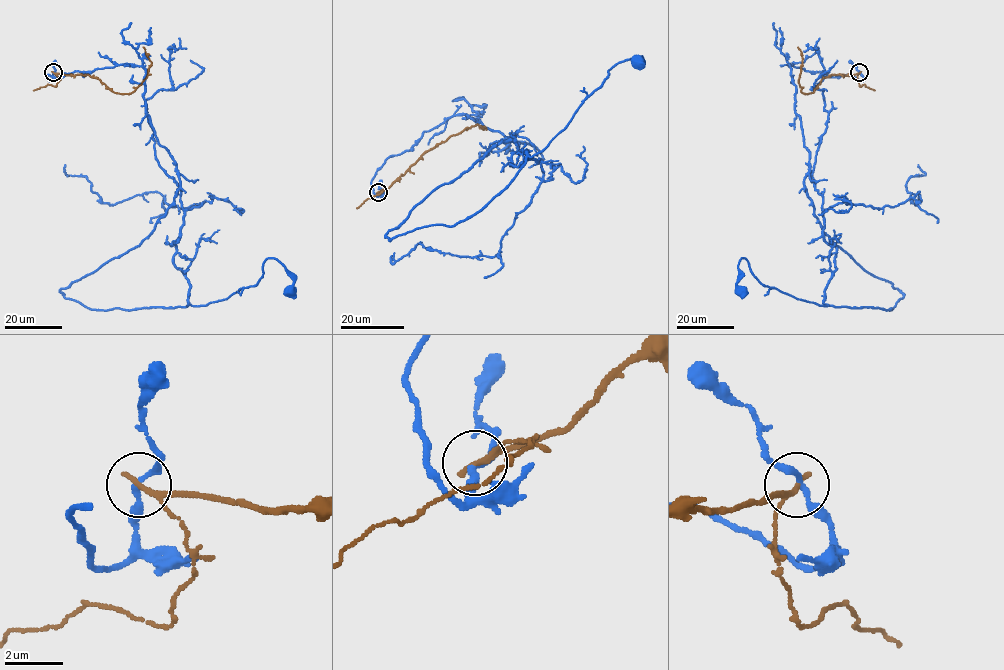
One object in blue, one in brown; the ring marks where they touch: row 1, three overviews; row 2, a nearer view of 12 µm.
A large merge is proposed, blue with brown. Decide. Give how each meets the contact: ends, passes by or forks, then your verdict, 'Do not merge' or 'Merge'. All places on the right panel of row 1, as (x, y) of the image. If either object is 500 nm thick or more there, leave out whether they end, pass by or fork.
At the ring blue passes by. At the ring brown passes by. Do not merge

